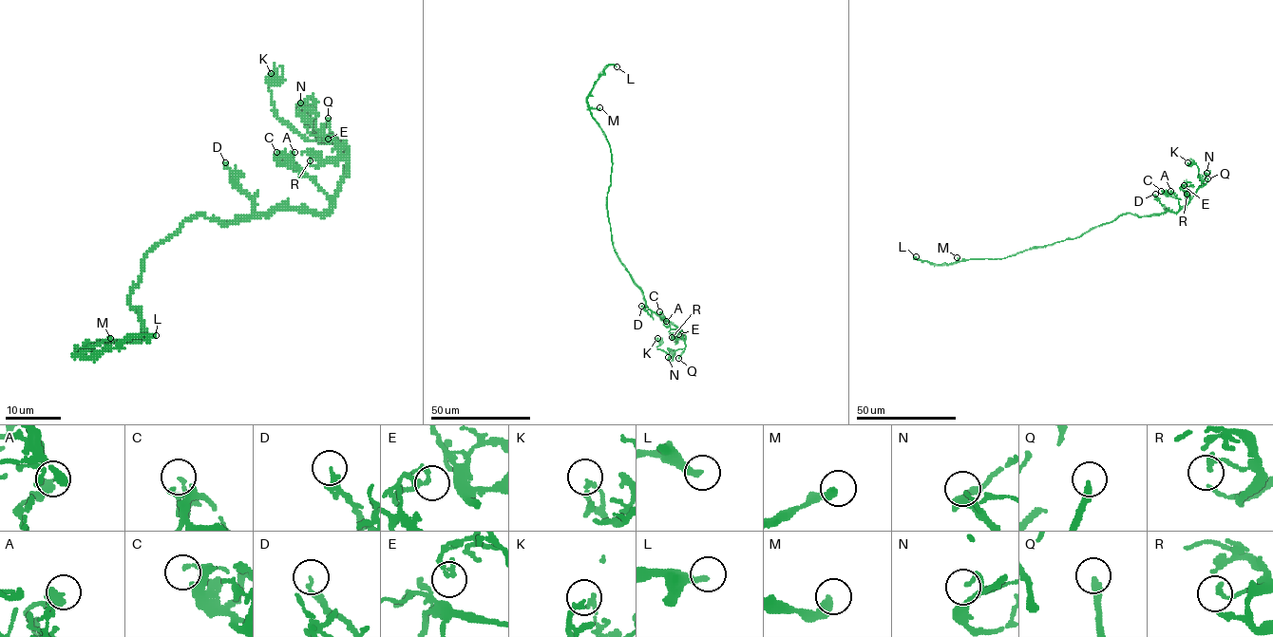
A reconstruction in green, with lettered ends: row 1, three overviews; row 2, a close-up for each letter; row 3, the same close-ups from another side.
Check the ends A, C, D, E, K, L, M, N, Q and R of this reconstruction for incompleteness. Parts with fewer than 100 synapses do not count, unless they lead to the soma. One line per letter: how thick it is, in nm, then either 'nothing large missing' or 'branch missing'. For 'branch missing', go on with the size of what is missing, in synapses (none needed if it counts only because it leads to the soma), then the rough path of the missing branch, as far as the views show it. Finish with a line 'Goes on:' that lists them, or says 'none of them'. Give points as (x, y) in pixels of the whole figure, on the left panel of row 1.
A: 240 nm thick; nothing large missing
C: 100 nm thick; nothing large missing
D: 110 nm thick; nothing large missing
E: 180 nm thick; nothing large missing
K: 140 nm thick; nothing large missing
L: 260 nm thick; branch missing; about 450 synapses
M: 400 nm thick; nothing large missing
N: 130 nm thick; nothing large missing
Q: 280 nm thick; branch missing; missing branch runs (328, 118), (325, 58), (328, 53), (334, 53), (340, 42), (335, 9)
R: 220 nm thick; nothing large missing
Goes on: L, Q

